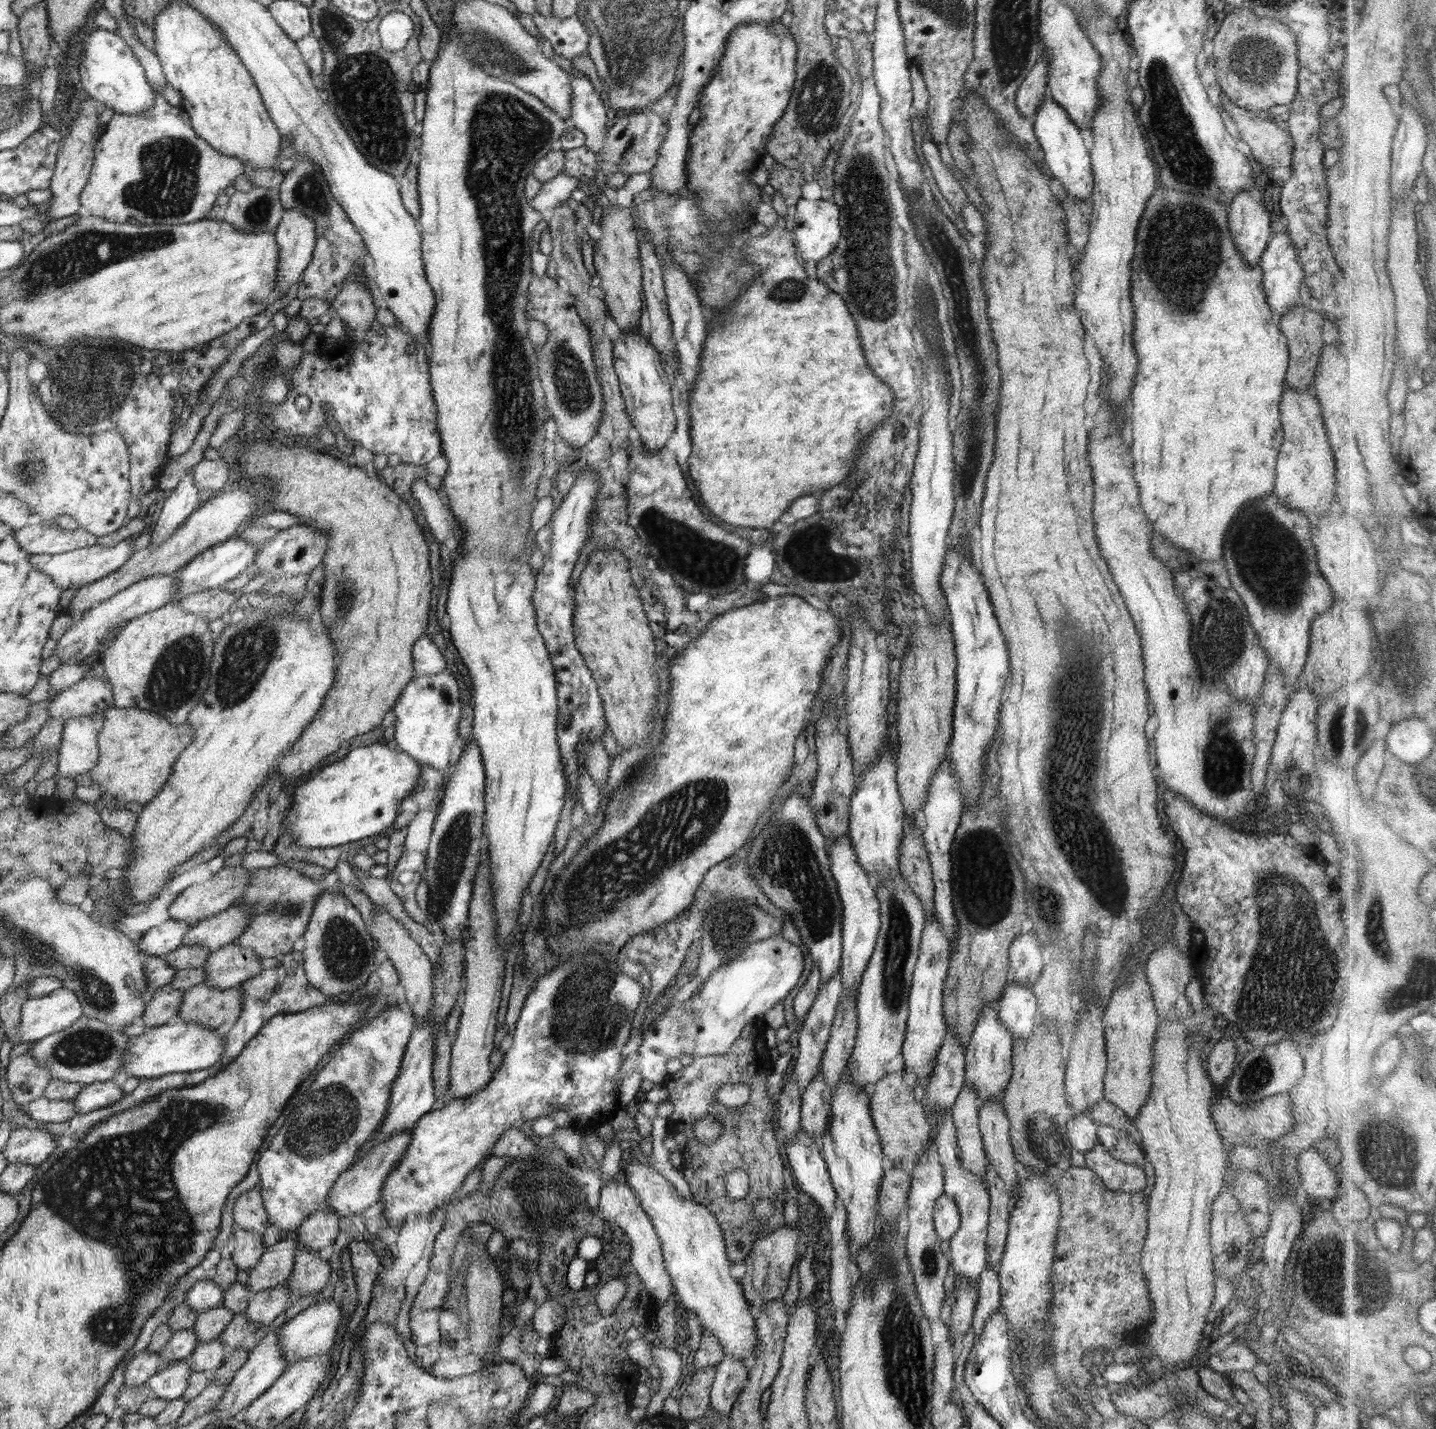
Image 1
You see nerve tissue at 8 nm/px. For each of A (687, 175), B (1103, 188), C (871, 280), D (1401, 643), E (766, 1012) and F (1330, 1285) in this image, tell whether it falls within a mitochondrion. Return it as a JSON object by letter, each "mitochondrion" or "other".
{"A":"other","B":"other","C":"mitochondrion","D":"mitochondrion","E":"other","F":"mitochondrion"}

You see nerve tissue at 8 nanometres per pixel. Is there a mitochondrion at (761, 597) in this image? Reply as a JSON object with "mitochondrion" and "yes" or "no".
{"mitochondrion":"no"}

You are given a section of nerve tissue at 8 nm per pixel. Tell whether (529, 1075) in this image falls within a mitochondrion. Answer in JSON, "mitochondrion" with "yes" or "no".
{"mitochondrion":"no"}

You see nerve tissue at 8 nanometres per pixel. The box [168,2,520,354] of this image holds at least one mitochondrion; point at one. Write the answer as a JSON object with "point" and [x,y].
{"point":[364,86]}

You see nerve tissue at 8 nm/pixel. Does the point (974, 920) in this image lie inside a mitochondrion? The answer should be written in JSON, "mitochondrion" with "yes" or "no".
{"mitochondrion":"yes"}

